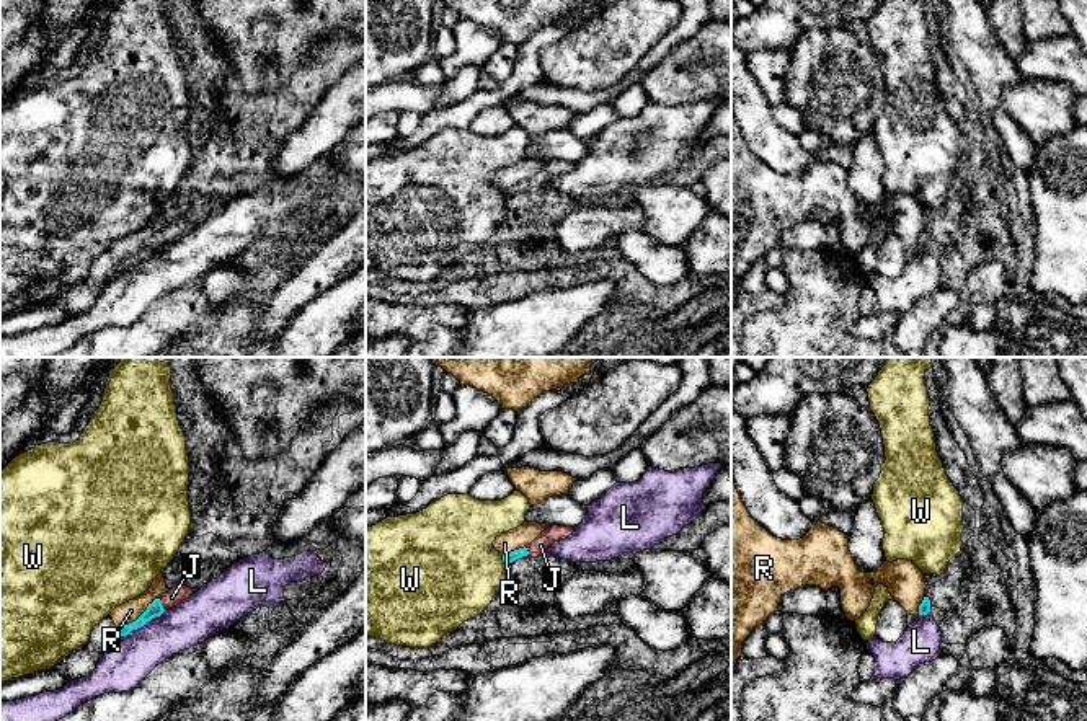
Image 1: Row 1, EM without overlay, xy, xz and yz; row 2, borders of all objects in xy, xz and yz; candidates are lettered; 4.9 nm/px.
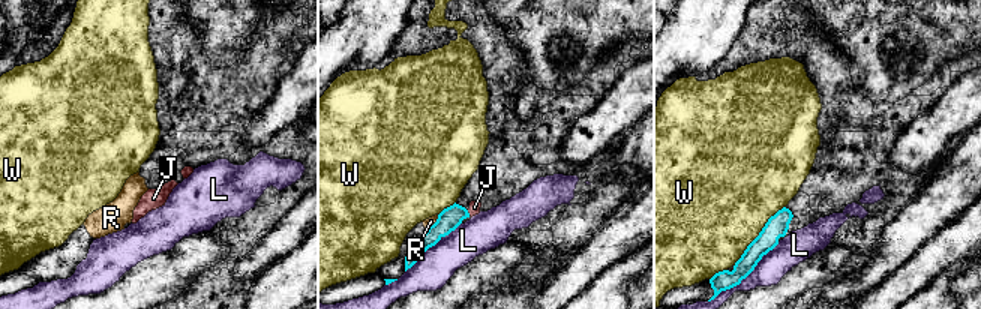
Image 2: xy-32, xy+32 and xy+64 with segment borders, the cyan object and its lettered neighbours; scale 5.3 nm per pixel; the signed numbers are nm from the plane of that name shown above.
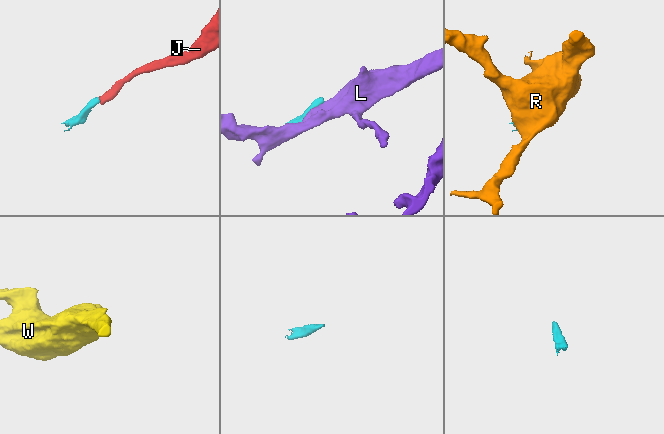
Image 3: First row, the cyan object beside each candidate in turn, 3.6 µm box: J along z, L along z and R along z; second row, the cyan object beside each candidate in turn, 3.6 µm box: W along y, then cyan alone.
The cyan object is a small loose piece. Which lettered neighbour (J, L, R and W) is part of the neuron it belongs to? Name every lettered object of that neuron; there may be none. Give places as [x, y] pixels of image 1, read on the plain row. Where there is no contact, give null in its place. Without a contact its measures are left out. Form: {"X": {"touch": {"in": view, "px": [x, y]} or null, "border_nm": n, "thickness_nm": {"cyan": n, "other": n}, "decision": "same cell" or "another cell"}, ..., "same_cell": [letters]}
{"J": {"touch": {"in": "xy", "px": [160, 238]}, "border_nm": 70, "thickness_nm": {"cyan": 80, "other": 90}, "decision": "same cell"}, "L": {"touch": {"in": "xy", "px": [137, 261]}, "border_nm": 320, "thickness_nm": {"cyan": 80, "other": 240}, "decision": "another cell"}, "R": {"touch": {"in": "xy", "px": [139, 252]}, "border_nm": 260, "thickness_nm": {"cyan": 80, "other": 100}, "decision": "another cell"}, "W": {"touch": {"in": "xz", "px": [503, 194]}, "border_nm": 60, "thickness_nm": {"cyan": 50, "other": 460}, "decision": "another cell"}, "same_cell": ["J"]}

